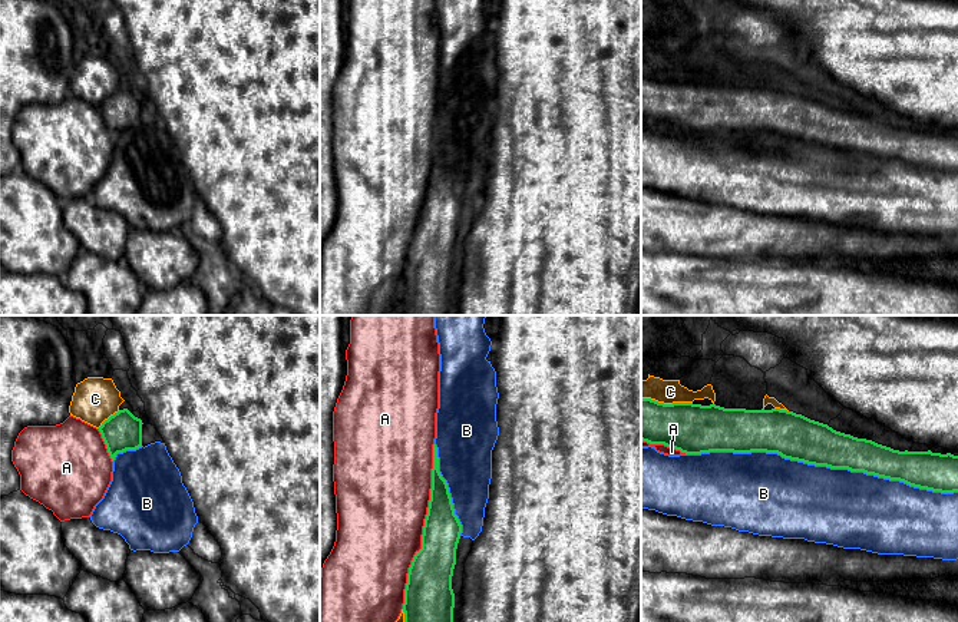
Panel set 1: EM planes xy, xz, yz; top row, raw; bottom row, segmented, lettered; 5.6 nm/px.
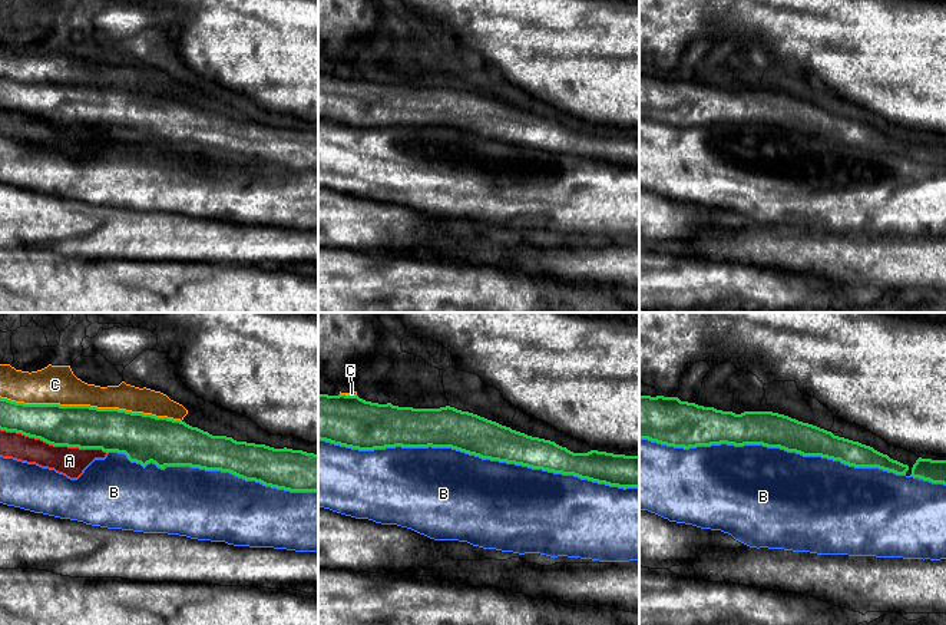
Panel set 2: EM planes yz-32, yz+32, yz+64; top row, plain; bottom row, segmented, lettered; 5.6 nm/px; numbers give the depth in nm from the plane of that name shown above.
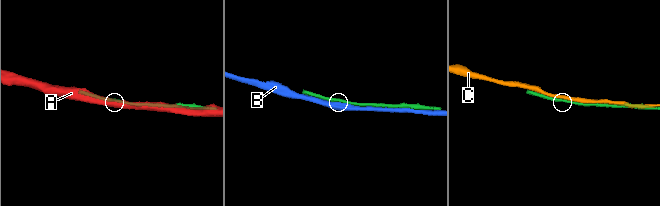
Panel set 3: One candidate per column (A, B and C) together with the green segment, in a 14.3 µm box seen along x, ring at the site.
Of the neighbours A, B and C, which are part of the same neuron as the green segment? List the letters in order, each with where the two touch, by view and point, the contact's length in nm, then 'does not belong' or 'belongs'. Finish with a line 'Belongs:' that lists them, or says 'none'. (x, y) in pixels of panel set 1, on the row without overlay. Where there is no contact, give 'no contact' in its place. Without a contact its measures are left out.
A: contact xz (423, 205); length 950 nm; does not belong
B: contact yz (822, 144); length 1550 nm; does not belong
C: contact yz (667, 83); length 300 nm; does not belong
Belongs: none

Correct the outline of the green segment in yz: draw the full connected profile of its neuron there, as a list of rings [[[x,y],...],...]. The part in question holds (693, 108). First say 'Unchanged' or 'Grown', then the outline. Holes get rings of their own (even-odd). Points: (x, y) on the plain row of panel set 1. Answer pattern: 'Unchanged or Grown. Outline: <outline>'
Unchanged. Outline: [[[641,76],[641,119],[686,133],[777,132],[790,139],[863,150],[932,171],[958,171],[958,135],[893,129],[780,87],[664,83]]]

